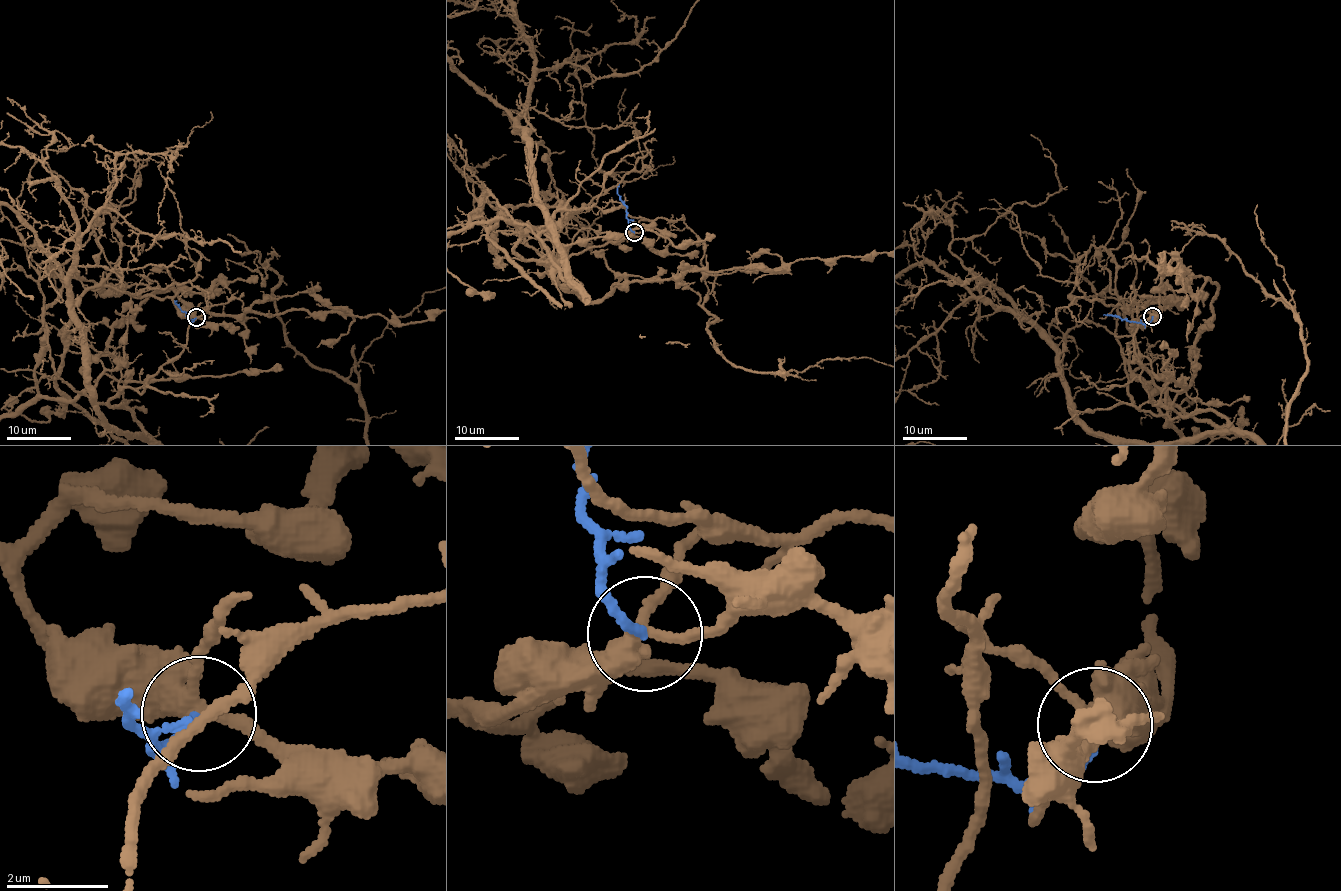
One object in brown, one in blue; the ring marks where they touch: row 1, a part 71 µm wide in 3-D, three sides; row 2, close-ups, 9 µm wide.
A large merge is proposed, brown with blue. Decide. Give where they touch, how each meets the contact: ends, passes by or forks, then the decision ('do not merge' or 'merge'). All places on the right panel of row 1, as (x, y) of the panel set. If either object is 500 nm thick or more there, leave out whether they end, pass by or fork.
(1152, 316) | brown forks | blue ends | do not merge

